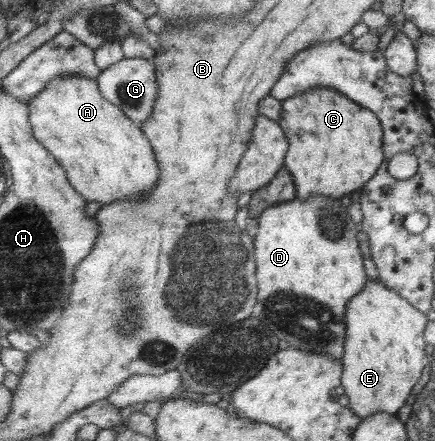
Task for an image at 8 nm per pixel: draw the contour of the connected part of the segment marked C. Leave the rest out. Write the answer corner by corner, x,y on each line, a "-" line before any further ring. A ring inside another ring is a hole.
309,89
305,93
295,94
281,101
281,115
276,122
283,129
289,147
285,153
285,167
295,179
295,191
299,199
307,199
313,193
338,199
355,189
359,189
374,173
383,161
382,130
374,113
349,101
343,94
333,89

